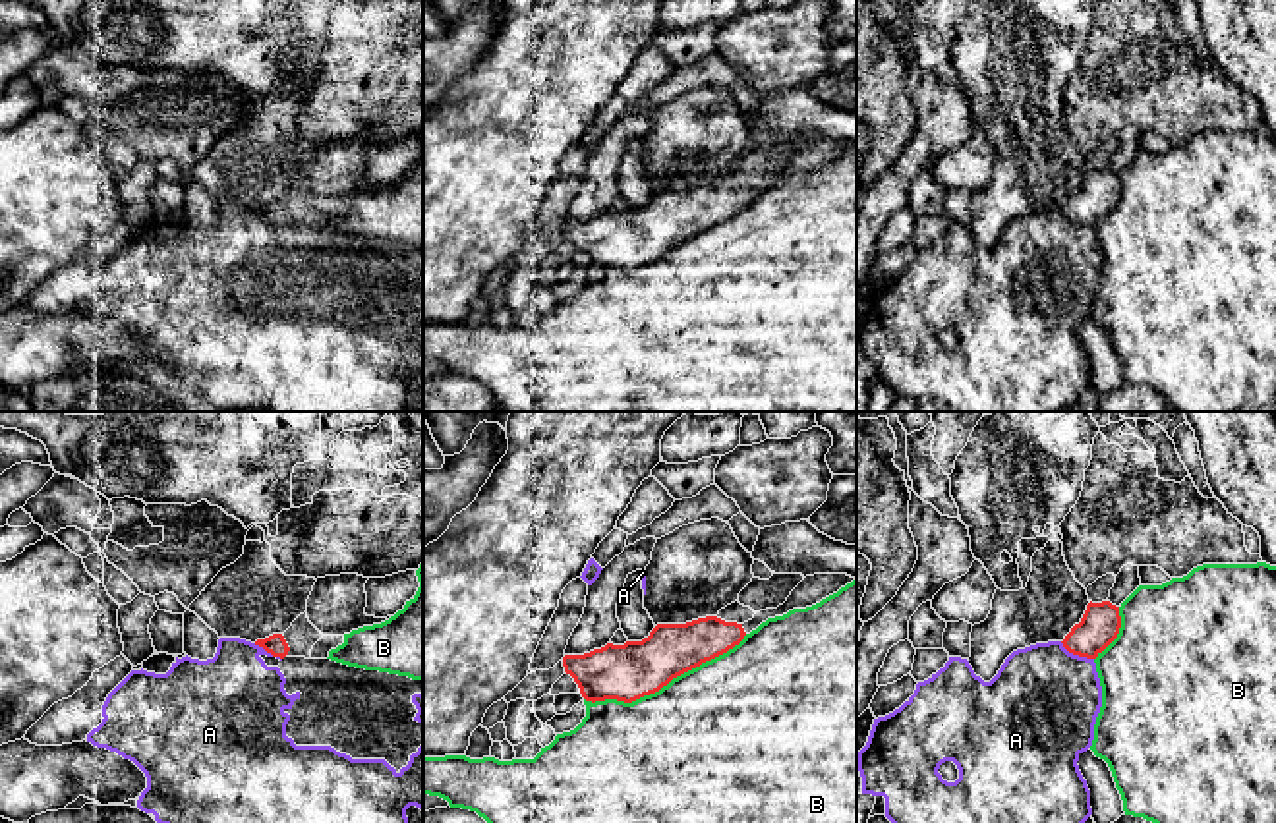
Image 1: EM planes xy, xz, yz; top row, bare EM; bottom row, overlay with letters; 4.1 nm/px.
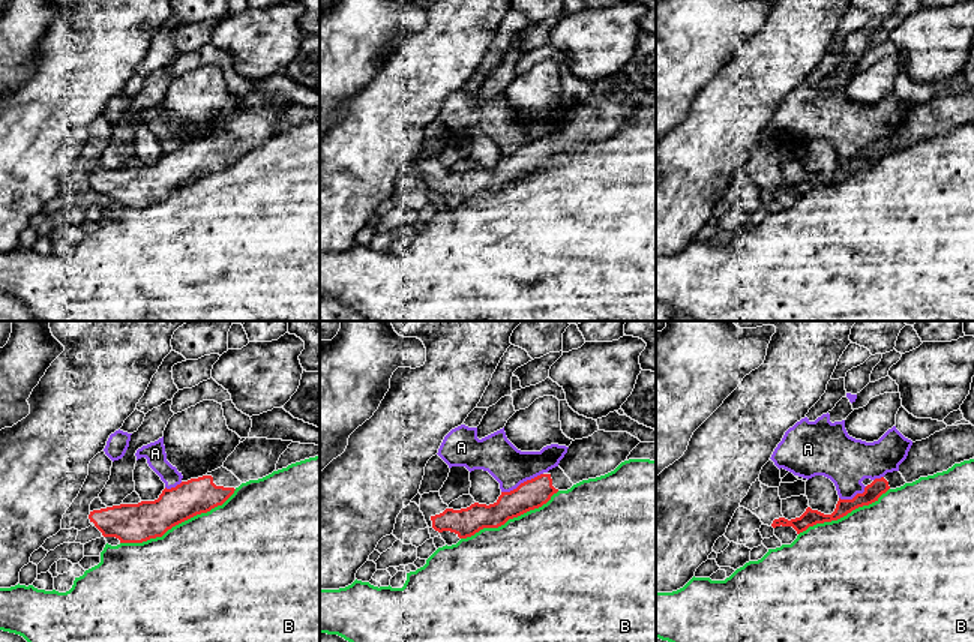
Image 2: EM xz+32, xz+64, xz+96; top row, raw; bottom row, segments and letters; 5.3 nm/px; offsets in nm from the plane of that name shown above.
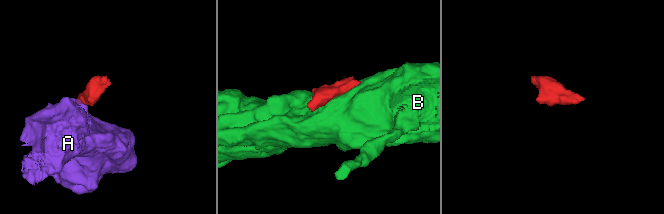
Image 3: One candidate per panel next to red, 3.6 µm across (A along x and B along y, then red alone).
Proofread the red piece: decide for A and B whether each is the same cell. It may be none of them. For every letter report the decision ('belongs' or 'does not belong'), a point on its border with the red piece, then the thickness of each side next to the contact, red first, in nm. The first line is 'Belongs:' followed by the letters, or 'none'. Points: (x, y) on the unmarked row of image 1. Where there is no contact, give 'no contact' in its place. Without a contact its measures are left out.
Belongs: none
A: does not belong; contact yz (1077, 221); calibres 160 and 460 nm
B: does not belong; contact xz (666, 252); calibres 240 and 500 nm

